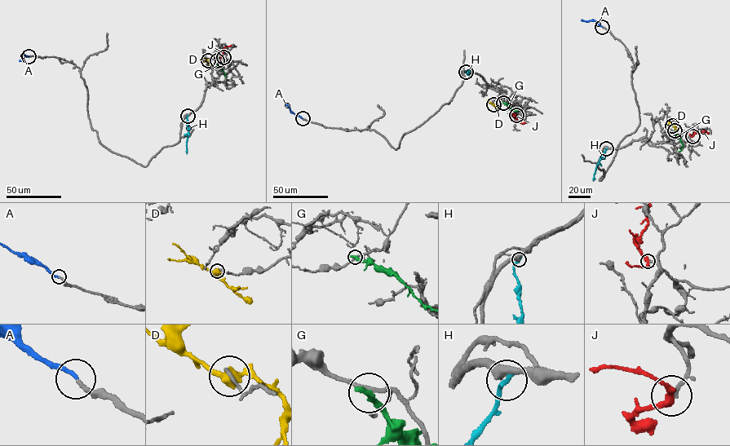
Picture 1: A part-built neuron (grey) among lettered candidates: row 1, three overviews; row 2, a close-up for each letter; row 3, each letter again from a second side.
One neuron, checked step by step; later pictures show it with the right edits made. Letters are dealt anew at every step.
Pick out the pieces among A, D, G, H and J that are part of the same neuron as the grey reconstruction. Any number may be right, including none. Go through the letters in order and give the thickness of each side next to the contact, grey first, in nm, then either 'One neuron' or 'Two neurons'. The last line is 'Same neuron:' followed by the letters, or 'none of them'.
A: Thickness 200 nm (grey) against 170 nm. One neuron
D: Thickness 160 nm (grey) against 400 nm. Two neurons
G: Thickness 150 nm (grey) against 320 nm. Two neurons
H: Thickness 400 nm (grey) against 240 nm. Two neurons
J: Thickness 190 nm (grey) against 320 nm. Two neurons
Same neuron: A

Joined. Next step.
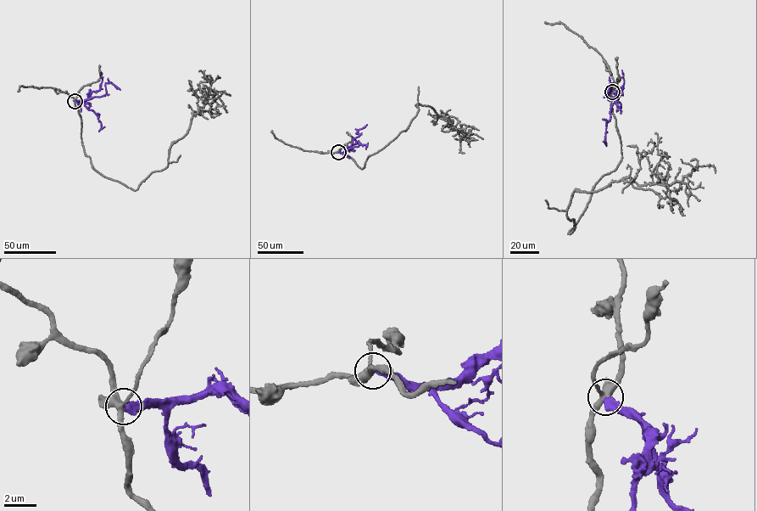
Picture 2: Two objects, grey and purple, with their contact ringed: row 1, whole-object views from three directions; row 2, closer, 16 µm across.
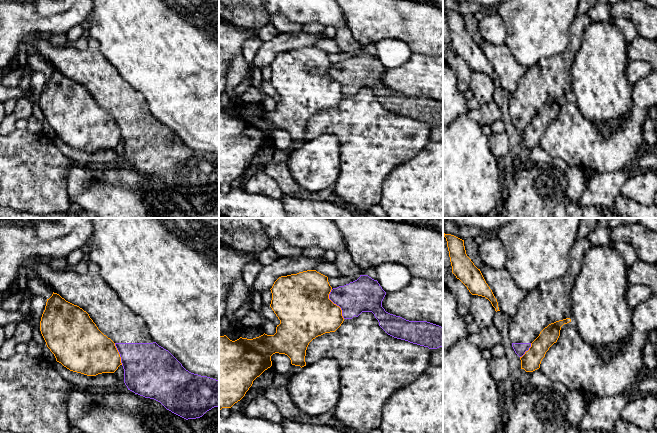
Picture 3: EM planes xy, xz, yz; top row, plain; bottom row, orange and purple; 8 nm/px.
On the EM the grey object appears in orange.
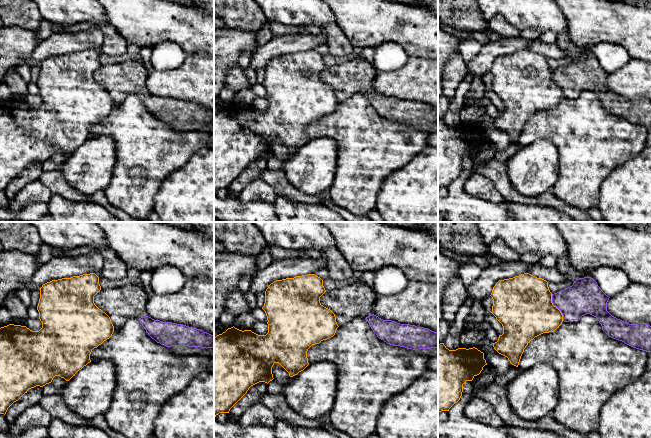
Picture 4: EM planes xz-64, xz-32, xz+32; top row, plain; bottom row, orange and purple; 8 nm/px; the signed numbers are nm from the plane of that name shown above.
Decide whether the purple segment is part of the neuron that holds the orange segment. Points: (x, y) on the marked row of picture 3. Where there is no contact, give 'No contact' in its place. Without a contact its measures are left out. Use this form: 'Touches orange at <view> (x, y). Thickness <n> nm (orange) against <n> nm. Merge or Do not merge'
Touches orange at xz (335, 304). Thickness 440 nm (orange) against 280 nm. Do not merge

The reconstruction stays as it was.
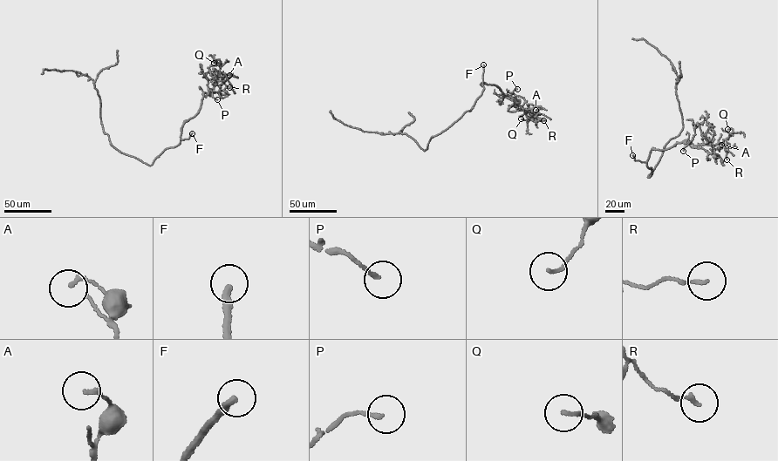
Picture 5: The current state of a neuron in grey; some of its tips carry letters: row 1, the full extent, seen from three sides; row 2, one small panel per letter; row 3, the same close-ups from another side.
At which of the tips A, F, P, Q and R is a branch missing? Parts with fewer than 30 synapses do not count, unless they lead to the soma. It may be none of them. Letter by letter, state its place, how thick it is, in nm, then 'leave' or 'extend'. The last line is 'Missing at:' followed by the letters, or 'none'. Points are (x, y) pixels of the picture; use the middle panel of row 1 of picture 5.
A: place (535, 110); calibre 140 nm; leave
F: place (483, 64); calibre 260 nm; extend
P: place (517, 89); calibre 130 nm; leave
Q: place (521, 118); calibre 110 nm; leave
R: place (543, 120); calibre 140 nm; leave
Missing at: F

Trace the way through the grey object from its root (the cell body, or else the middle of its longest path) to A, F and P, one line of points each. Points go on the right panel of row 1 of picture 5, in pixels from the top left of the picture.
A: (651, 173), (648, 177), (652, 172), (646, 161), (652, 149), (665, 150), (687, 140), (718, 150), (721, 145)
F: (651, 173), (648, 177), (651, 168), (647, 167), (646, 162), (635, 160), (632, 155)
P: (651, 173), (648, 177), (652, 172), (646, 161), (651, 149), (665, 150), (692, 140), (683, 151)

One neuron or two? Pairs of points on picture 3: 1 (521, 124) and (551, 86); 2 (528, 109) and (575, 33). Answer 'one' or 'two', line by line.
1: one
2: one

